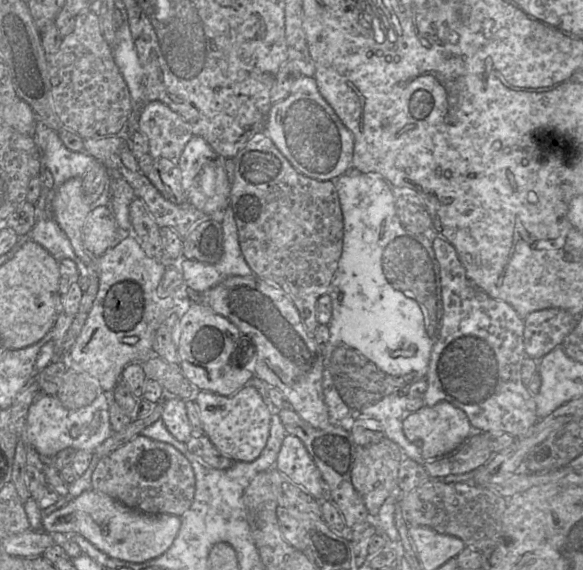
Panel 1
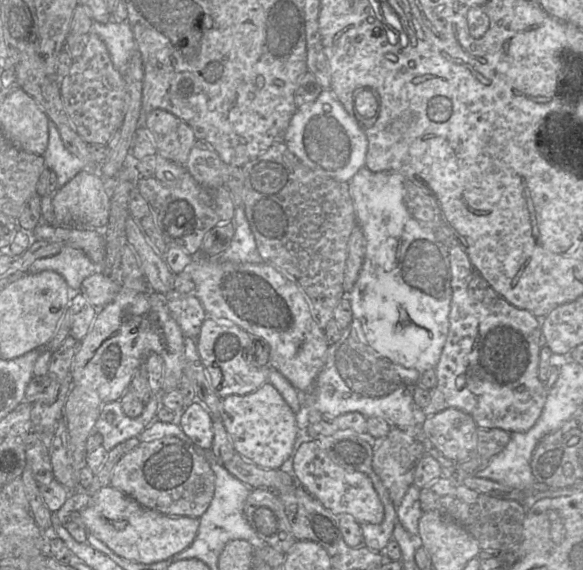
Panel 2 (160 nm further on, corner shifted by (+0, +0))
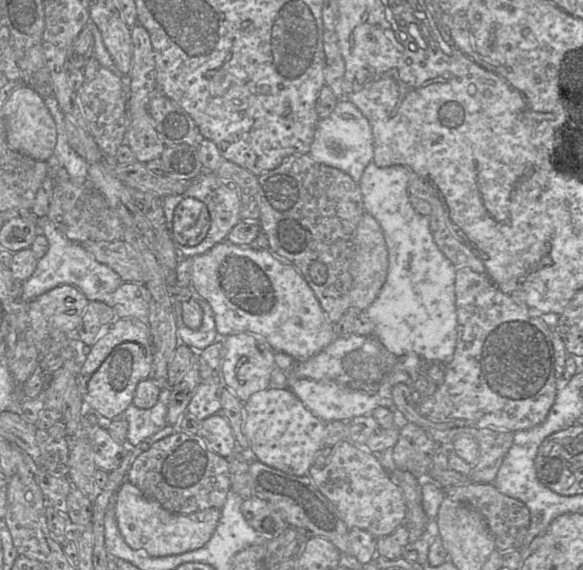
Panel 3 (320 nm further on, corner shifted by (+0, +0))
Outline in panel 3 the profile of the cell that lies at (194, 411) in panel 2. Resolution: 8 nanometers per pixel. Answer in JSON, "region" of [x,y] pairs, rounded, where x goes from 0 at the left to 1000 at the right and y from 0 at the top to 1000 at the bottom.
{"region":[[[367,726],[343,739],[340,765],[353,775],[362,791],[379,802],[398,802],[408,789],[398,753],[379,726]]]}

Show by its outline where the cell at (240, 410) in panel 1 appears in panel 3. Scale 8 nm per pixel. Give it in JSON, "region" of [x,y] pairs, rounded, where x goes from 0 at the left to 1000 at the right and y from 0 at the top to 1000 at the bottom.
{"region":[[[461,679],[434,691],[419,707],[419,760],[436,805],[506,835],[527,835],[551,782],[559,742],[539,730],[496,682]]]}

